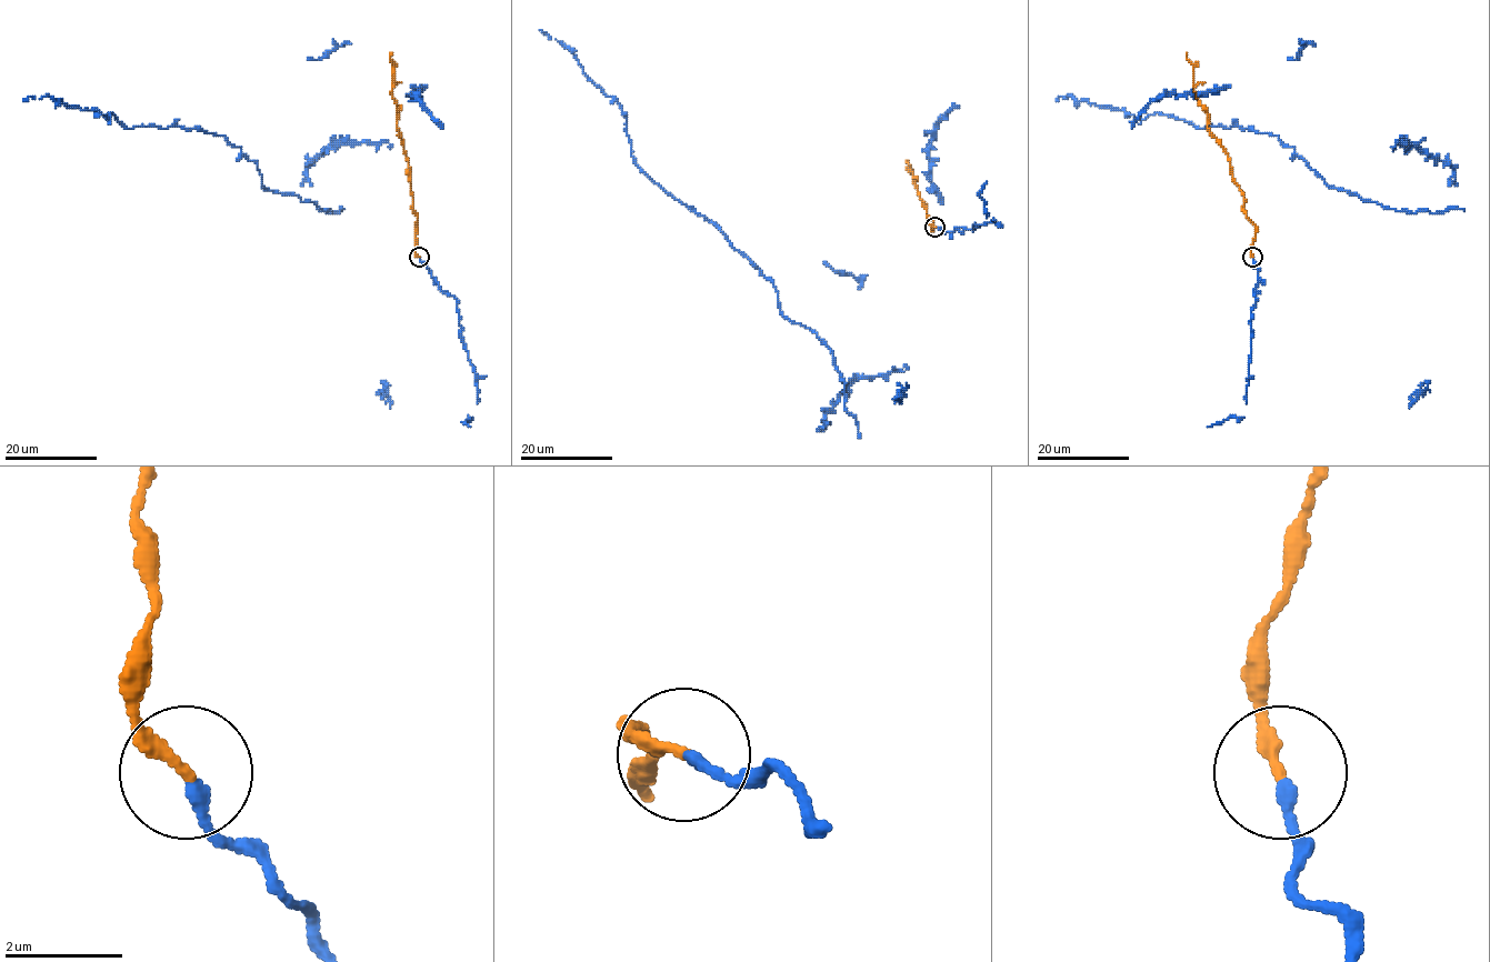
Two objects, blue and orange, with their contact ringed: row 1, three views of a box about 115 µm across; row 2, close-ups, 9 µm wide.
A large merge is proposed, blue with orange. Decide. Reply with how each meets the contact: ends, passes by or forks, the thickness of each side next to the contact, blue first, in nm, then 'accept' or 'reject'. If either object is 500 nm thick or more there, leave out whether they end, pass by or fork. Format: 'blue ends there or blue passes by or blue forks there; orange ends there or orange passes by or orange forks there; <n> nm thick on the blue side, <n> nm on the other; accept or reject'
blue ends there; orange ends there; 200 nm thick on the blue side, 200 nm on the other; accept

